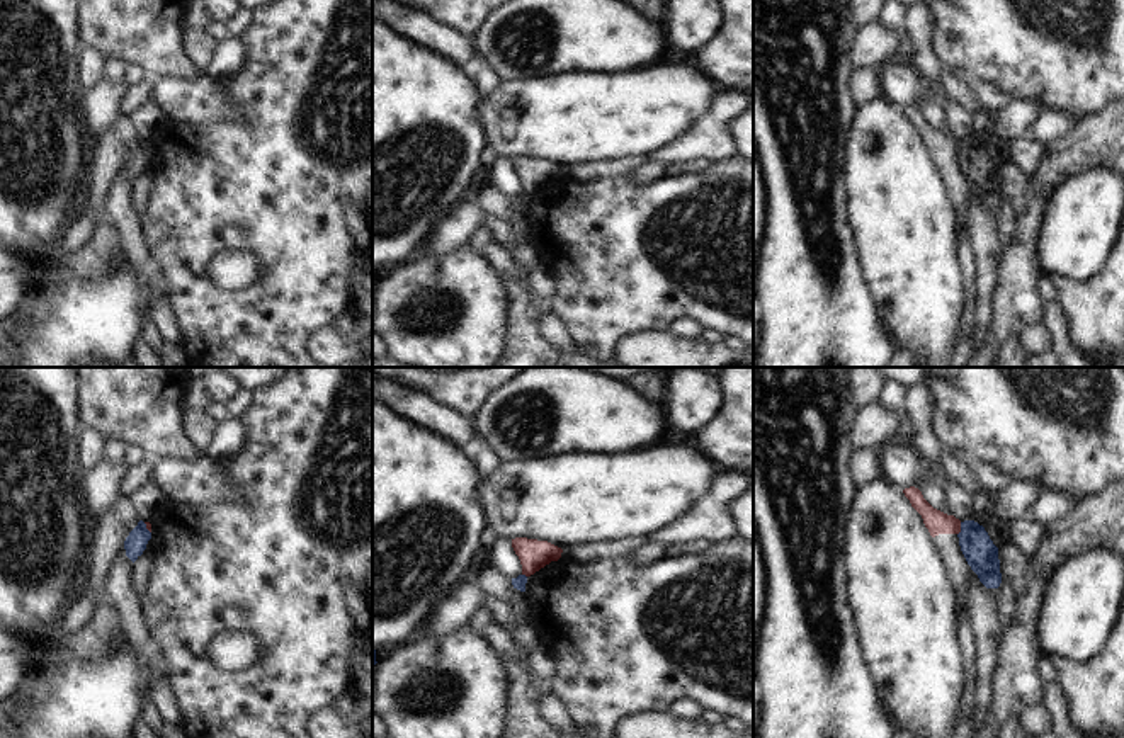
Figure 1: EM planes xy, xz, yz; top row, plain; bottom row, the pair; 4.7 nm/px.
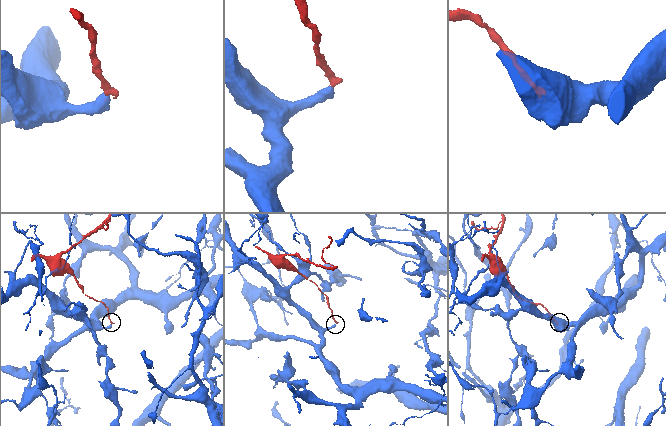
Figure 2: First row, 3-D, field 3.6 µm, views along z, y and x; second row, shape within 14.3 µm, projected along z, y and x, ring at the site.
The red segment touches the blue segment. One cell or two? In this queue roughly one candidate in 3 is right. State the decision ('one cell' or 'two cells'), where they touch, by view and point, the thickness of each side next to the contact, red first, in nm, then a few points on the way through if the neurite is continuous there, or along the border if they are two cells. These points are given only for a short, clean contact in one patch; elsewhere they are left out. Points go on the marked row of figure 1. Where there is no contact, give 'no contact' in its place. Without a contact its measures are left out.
two cells | yz (959, 529) | 110/160 nm | along yz (961, 522), (958, 534)

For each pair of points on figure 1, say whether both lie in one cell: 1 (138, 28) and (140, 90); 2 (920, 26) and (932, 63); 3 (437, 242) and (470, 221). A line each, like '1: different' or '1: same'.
1: different
2: same
3: same

